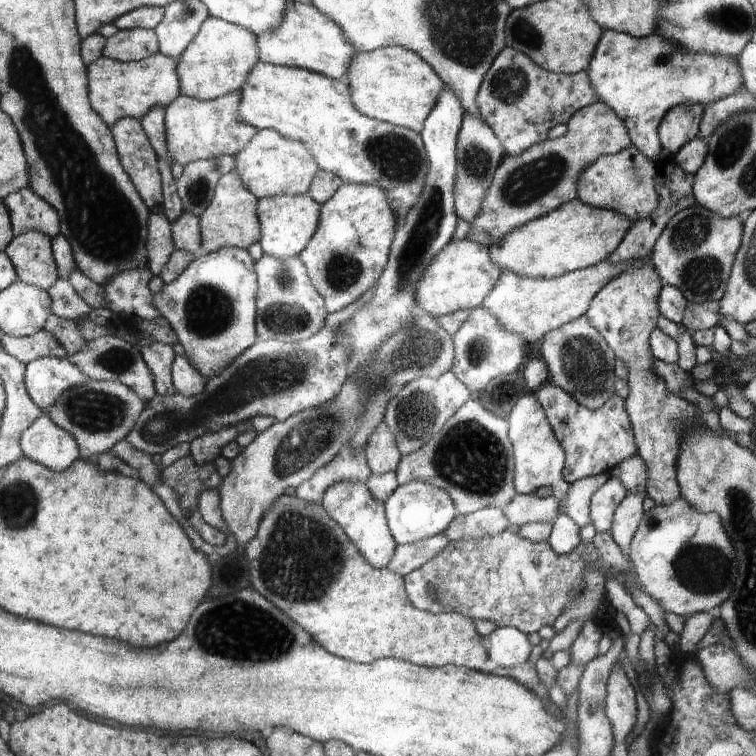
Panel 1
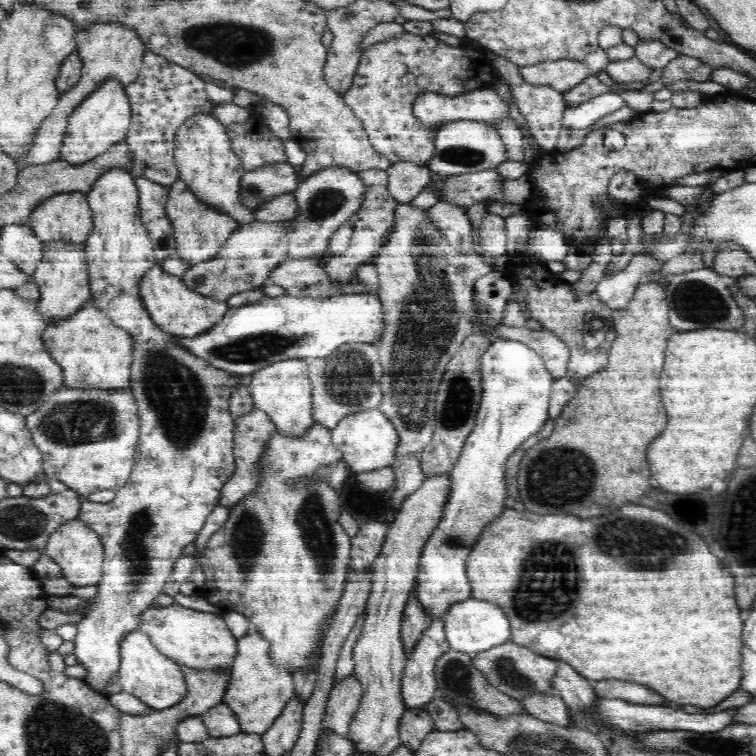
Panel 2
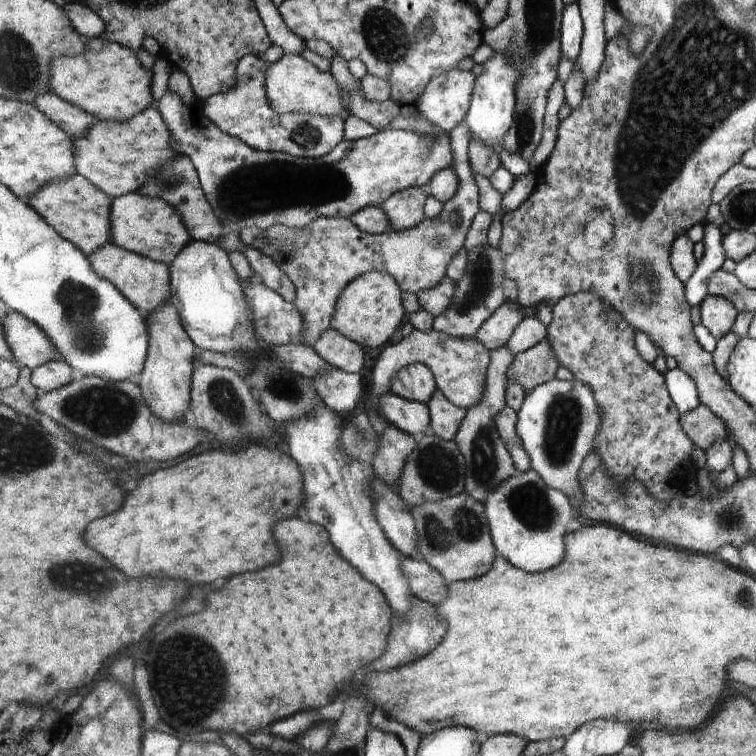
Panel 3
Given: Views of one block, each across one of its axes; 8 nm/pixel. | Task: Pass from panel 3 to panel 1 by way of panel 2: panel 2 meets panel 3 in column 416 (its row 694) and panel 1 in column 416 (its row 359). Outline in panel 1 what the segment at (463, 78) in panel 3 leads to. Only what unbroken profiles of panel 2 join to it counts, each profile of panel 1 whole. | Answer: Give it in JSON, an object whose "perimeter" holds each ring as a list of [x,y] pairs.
{"perimeter":[[[260,60],[249,73],[239,93],[239,113],[243,123],[250,123],[258,130],[274,129],[286,138],[305,143],[317,159],[319,168],[339,175],[344,184],[371,184],[382,188],[389,195],[390,206],[397,215],[397,228],[406,224],[406,217],[422,198],[422,190],[429,176],[429,156],[421,133],[362,114],[354,106],[349,83],[303,68],[263,63]]]}

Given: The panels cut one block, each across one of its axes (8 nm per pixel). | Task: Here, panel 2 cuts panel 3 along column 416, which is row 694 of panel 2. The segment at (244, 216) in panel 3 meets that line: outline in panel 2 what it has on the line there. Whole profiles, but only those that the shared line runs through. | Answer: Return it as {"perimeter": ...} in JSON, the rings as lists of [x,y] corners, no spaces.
{"perimeter":[[[140,628],[130,632],[121,642],[121,664],[119,677],[124,692],[138,697],[153,710],[169,709],[178,704],[187,694],[183,671],[170,658],[152,644]]]}

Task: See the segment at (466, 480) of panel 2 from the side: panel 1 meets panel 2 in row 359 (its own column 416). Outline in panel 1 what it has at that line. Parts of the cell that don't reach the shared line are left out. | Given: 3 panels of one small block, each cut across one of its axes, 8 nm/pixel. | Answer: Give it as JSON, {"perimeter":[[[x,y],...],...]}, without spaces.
{"perimeter":[[[412,481],[398,486],[394,494],[384,503],[384,514],[388,530],[398,545],[414,544],[426,538],[442,535],[450,522],[456,518],[458,510],[449,491],[422,481]]]}

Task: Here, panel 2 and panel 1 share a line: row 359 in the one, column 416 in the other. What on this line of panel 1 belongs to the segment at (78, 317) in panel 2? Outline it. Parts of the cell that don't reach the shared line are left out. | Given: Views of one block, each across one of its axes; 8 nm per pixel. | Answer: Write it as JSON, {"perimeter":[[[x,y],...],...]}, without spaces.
{"perimeter":[[[398,45],[358,51],[353,62],[350,62],[346,82],[352,91],[354,106],[362,114],[418,133],[424,128],[425,121],[436,108],[445,88],[445,82],[430,63],[416,52]]]}

